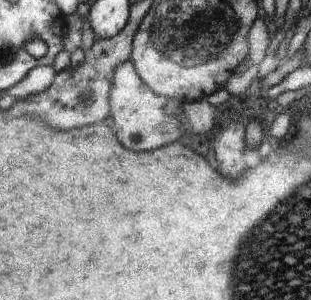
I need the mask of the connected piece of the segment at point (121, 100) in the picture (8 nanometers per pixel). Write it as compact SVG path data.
M130 60L117 68L109 92L109 105L115 126L112 131L128 150L148 152L186 139L183 103L178 99L166 98L152 92L138 76Z

